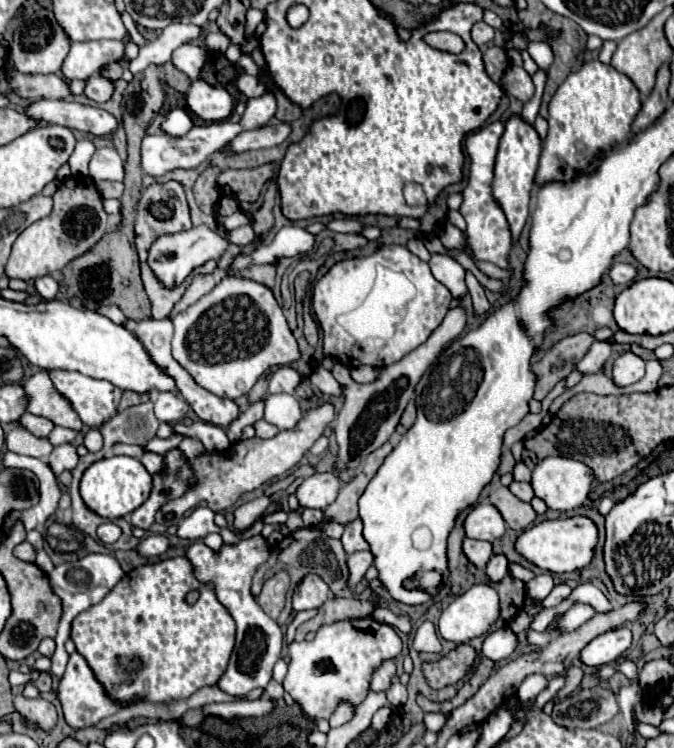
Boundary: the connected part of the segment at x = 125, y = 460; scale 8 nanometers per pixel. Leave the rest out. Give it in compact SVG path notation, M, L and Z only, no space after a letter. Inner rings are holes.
M112 456L94 462L80 480L80 494L90 510L104 518L122 518L134 512L148 498L152 488L152 476L144 464L132 456Z

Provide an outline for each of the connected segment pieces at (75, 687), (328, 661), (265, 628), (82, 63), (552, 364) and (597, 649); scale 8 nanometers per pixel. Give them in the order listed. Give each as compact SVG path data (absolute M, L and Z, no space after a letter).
M74 652L68 660L68 666L66 666L66 672L64 672L64 678L60 680L58 684L58 698L62 702L62 708L64 708L64 716L66 716L66 722L68 726L72 726L74 730L80 730L80 728L88 728L88 726L96 726L100 720L116 714L116 712L122 712L126 706L120 704L118 700L110 698L110 694L104 690L104 686L100 686L100 680L92 674L92 668L88 666L86 658L80 656L78 652Z
M372 616L362 620L344 620L322 626L312 642L292 642L288 646L290 664L284 678L284 690L302 706L302 710L316 722L330 718L338 702L348 700L358 706L370 692L372 672L386 660L396 658L402 642L392 626L376 622Z
M254 536L250 540L240 542L238 546L222 546L218 554L214 554L204 542L194 542L186 556L194 564L194 574L200 582L214 584L218 600L228 608L236 622L236 646L230 656L226 672L218 680L218 688L232 696L242 696L258 686L266 686L272 680L272 668L280 658L282 650L282 632L280 626L264 614L264 610L256 604L254 596L250 594L252 576L258 564L266 562L270 556L268 542L262 536Z
M96 40L96 42L74 42L62 64L66 80L88 80L98 74L106 64L122 60L124 42L120 40Z
M580 332L580 334L574 334L570 338L560 340L558 344L554 344L554 348L548 350L542 356L542 360L532 366L532 370L536 374L534 398L544 400L544 396L560 380L566 380L570 376L570 372L578 366L580 358L584 358L584 354L590 350L594 340L596 338L592 334Z
M626 626L608 630L600 636L596 636L582 652L580 652L580 662L586 666L606 666L614 662L624 650L628 650L632 644L632 634Z

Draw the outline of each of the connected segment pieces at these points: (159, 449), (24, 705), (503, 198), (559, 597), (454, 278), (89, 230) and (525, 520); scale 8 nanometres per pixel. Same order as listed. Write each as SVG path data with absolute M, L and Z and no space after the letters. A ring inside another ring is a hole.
M172 434L172 438L168 438L168 440L160 440L160 438L152 438L146 446L144 446L144 450L146 452L156 452L156 454L164 454L166 450L170 450L170 448L174 448L174 446L178 446L182 442L182 436L180 434Z
M18 694L14 698L14 708L24 716L28 718L30 722L36 722L42 730L50 730L54 728L56 724L56 708L44 700L44 698L34 698L34 700L28 700L24 698L22 694Z
M514 116L506 122L506 130L504 130L504 136L500 138L500 148L498 148L496 166L494 166L492 194L510 224L510 232L512 232L514 240L518 240L518 236L528 220L528 200L530 200L530 190L534 186L540 148L542 148L542 142L540 142L536 130L532 126L528 126L522 118Z
M558 584L558 586L554 586L554 590L550 592L550 596L542 602L542 606L544 606L544 608L558 606L562 600L566 600L566 598L570 596L570 592L572 592L572 588L568 588L566 584Z
M432 254L432 260L430 260L430 268L432 268L432 274L438 282L442 282L454 298L462 298L466 296L466 282L464 282L464 276L466 276L466 270L452 258L448 256L442 256L442 254Z
M70 178L64 182L62 188L56 190L52 214L34 222L16 238L12 254L6 264L6 276L28 282L54 274L80 254L88 252L96 242L100 242L106 230L108 230L108 214L104 212L102 196L94 188L94 184L90 180Z
M500 486L500 488L492 490L488 500L490 500L492 506L498 508L506 526L512 528L512 530L518 530L518 532L526 530L536 518L536 512L532 510L532 506L518 500L506 486Z

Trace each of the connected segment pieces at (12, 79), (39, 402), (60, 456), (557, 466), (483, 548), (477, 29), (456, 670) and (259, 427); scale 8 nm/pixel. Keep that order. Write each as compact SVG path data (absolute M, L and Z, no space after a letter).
M10 70L8 84L14 94L30 100L40 100L40 98L60 100L70 96L68 82L64 82L64 78L60 78L58 74L32 76L32 74L20 74L18 70Z
M40 370L24 382L24 390L28 390L28 412L44 416L56 426L82 430L84 424L80 422L76 410L72 410L72 404L66 398L60 398L60 394L56 394L56 388L52 386L48 374L48 370Z
M60 444L52 450L50 458L48 458L48 464L52 468L52 472L56 474L56 478L60 476L60 472L64 470L74 470L76 464L78 464L78 454L76 454L76 448L72 444Z
M548 456L544 460L540 460L534 470L532 470L532 488L534 488L534 494L544 500L548 504L548 508L552 510L572 510L572 508L578 508L580 504L584 504L588 500L588 492L592 488L592 482L594 482L594 474L592 470L578 462L578 460L572 460L572 458L562 458L562 456Z
M464 538L464 554L466 558L476 566L476 568L486 568L488 560L490 560L490 544L484 540L472 540L472 538Z
M476 22L472 26L472 40L474 40L474 44L482 46L482 44L492 42L492 38L494 38L494 28L488 26L486 22Z
M462 644L442 656L438 662L426 662L422 666L424 678L430 688L444 688L446 684L456 684L462 678L466 678L472 662L476 658L476 652L472 646Z
M258 420L258 422L254 424L254 428L256 428L256 436L258 436L258 438L274 438L274 436L280 432L276 426L268 426L266 420Z

